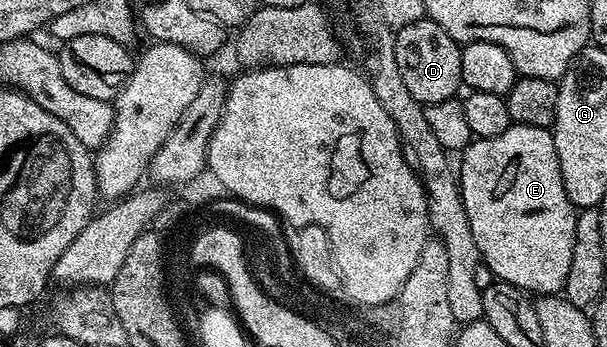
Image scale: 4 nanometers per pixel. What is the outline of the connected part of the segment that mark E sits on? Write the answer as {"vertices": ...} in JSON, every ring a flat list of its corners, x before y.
{"vertices":[[510,125,499,137,474,138,464,148,464,155,461,167,459,163,461,200,484,266,500,282,520,287,534,296,564,292,567,269,571,269,571,249,575,245,577,211,565,192,552,130]]}

